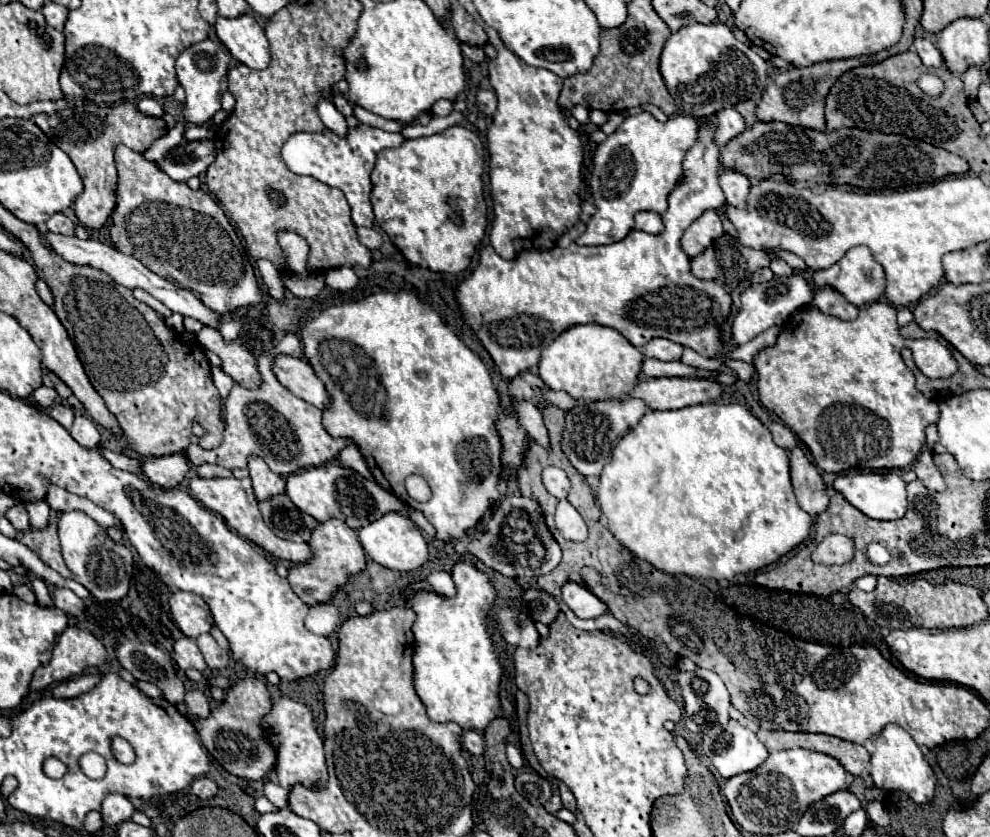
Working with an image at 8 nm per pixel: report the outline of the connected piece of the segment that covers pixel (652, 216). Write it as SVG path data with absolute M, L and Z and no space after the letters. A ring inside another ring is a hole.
M643 211L635 215L635 229L651 233L651 235L659 235L663 231L663 221L659 213L651 213L651 211Z

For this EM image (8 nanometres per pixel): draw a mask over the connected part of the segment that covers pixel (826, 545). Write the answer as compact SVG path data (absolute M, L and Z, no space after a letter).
M827 535L815 547L815 561L823 565L843 565L851 561L851 553L853 553L853 545L849 537Z

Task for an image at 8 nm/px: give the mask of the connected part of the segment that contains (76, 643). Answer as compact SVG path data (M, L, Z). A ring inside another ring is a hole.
M67 627L53 647L49 665L35 671L29 691L41 691L51 683L65 681L73 675L79 675L85 667L97 667L103 661L105 647L101 645L101 641L97 641L89 631Z

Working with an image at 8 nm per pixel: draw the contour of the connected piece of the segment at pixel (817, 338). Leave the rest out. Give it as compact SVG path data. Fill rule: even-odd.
M883 299L859 309L859 317L855 321L841 321L829 315L823 315L819 309L809 307L809 309L799 309L791 321L787 321L783 325L781 335L777 337L777 343L773 347L763 349L755 361L755 375L757 375L757 389L759 389L759 397L761 403L775 413L793 433L797 433L797 437L809 447L815 465L819 469L823 469L825 473L845 473L845 471L865 471L865 469L901 469L907 467L909 463L915 461L915 457L919 455L921 447L925 445L925 427L929 423L937 423L939 421L939 407L935 401L923 397L917 389L915 389L915 377L911 373L911 369L903 363L901 359L901 349L905 347L905 339L899 335L899 325L895 319L895 307L887 305Z

